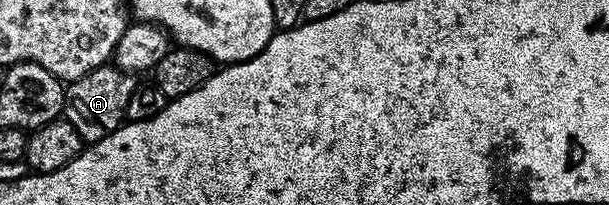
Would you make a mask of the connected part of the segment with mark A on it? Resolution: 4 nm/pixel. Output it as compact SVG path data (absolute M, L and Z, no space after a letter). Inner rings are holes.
M108 64L93 68L83 78L66 85L63 106L64 119L79 130L84 143L97 143L121 127L126 119L126 108L137 87L136 77Z

